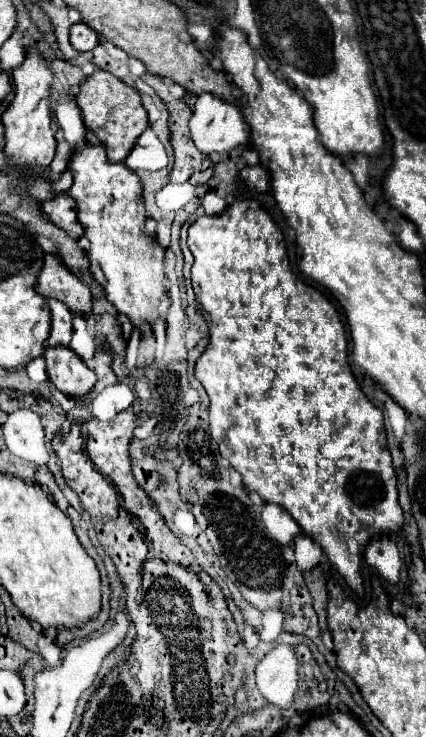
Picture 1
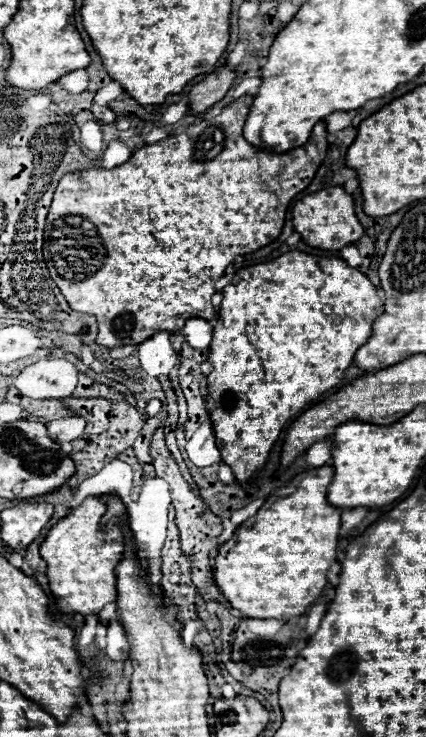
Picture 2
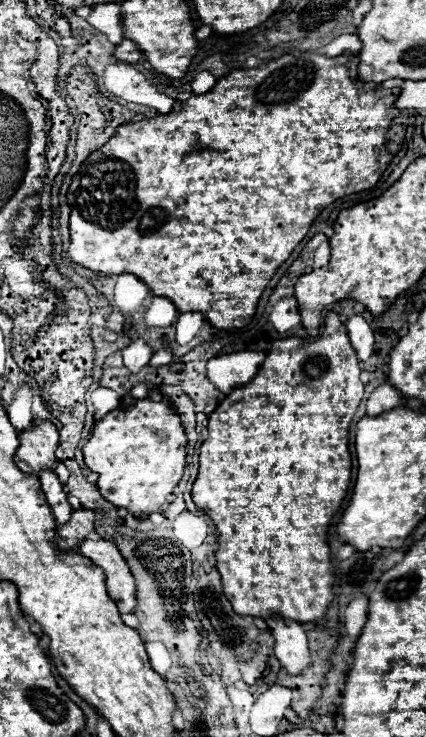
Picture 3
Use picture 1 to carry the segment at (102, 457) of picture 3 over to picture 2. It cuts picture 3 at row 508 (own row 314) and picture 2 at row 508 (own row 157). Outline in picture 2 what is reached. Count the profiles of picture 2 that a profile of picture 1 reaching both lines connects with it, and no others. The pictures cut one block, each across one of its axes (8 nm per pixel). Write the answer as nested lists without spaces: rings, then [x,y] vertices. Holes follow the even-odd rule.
[[[98,496],[88,498],[78,508],[54,524],[44,542],[40,544],[40,556],[46,560],[48,584],[54,594],[56,610],[62,614],[98,614],[106,604],[116,600],[116,572],[114,566],[122,560],[124,536],[116,520],[110,520],[106,530],[100,530],[100,518],[106,512],[106,504]]]

